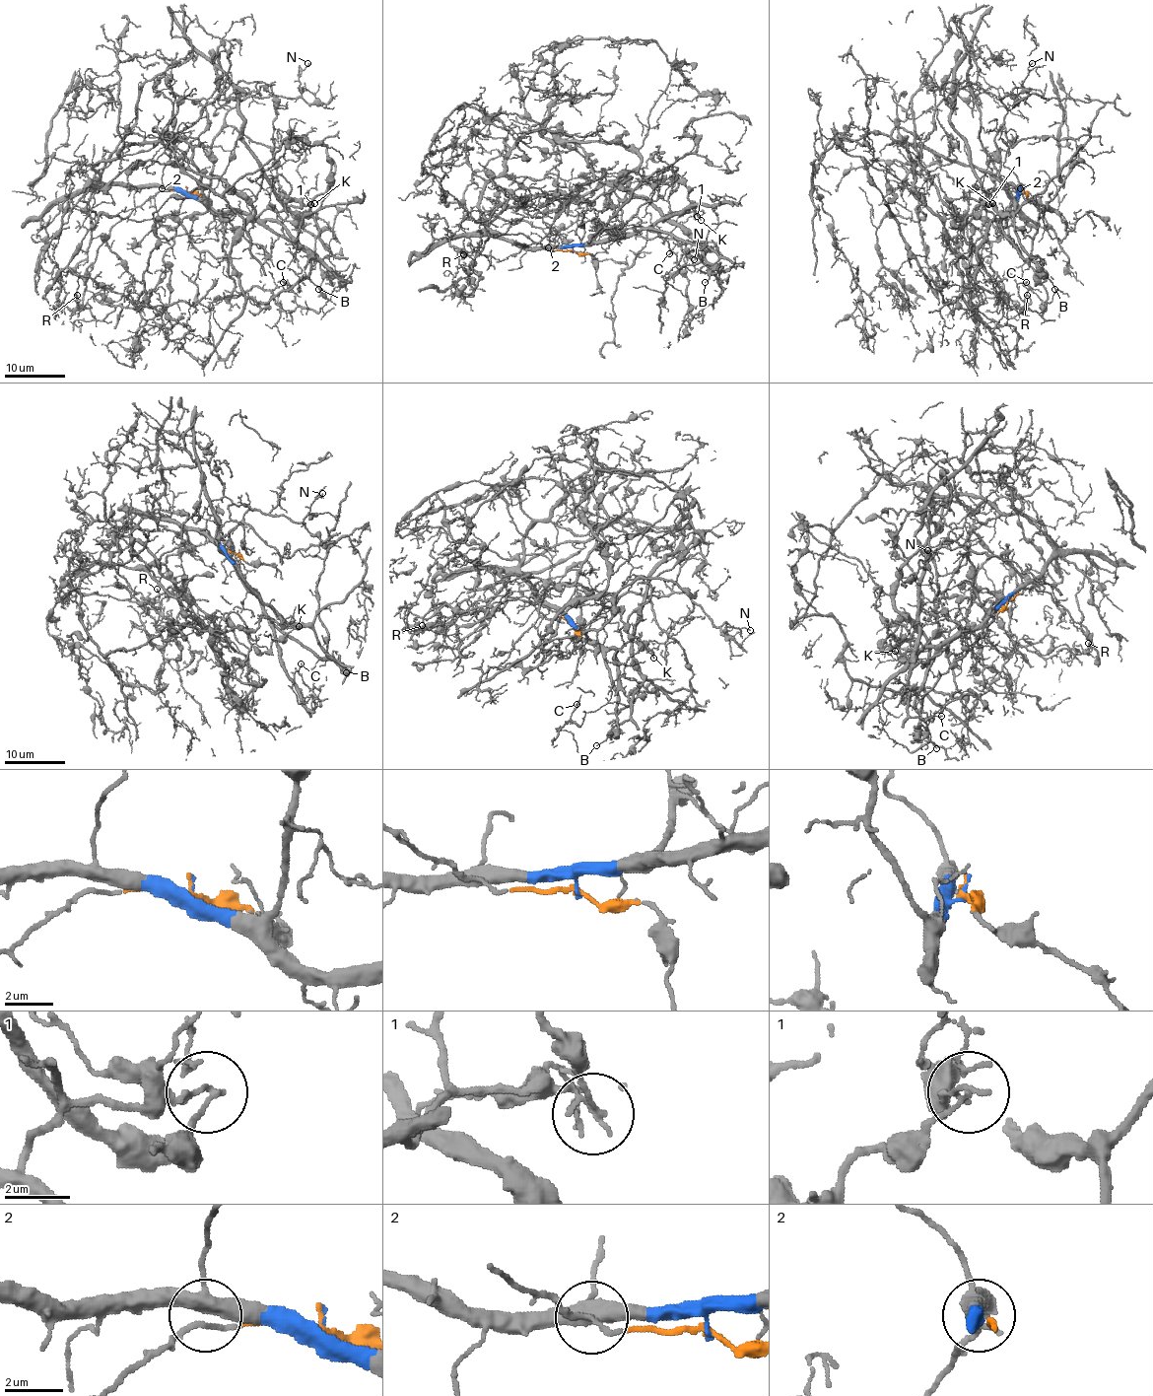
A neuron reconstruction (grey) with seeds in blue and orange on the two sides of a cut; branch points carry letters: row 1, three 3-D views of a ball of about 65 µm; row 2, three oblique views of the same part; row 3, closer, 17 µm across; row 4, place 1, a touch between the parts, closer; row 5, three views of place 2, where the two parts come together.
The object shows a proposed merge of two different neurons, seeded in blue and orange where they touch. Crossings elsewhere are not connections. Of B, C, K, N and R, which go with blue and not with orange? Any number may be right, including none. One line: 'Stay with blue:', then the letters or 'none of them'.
Stay with blue: B, C, K, N, R

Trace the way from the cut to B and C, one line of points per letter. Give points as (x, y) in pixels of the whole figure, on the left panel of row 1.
B: (186, 190), (188, 195), (203, 199), (216, 210), (239, 212), (308, 249), (326, 269), (319, 289)
C: (186, 190), (220, 212), (276, 219), (325, 268), (331, 299), (317, 313), (298, 305), (290, 285), (283, 282)

